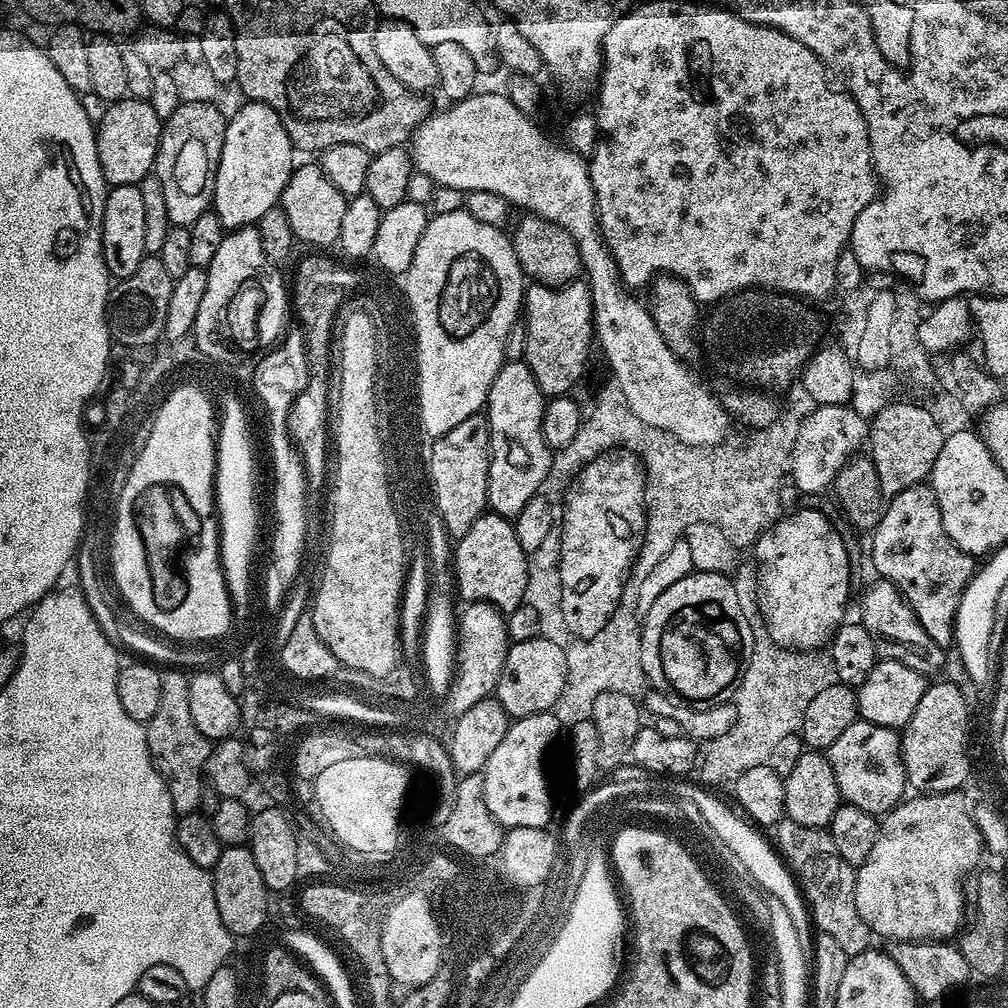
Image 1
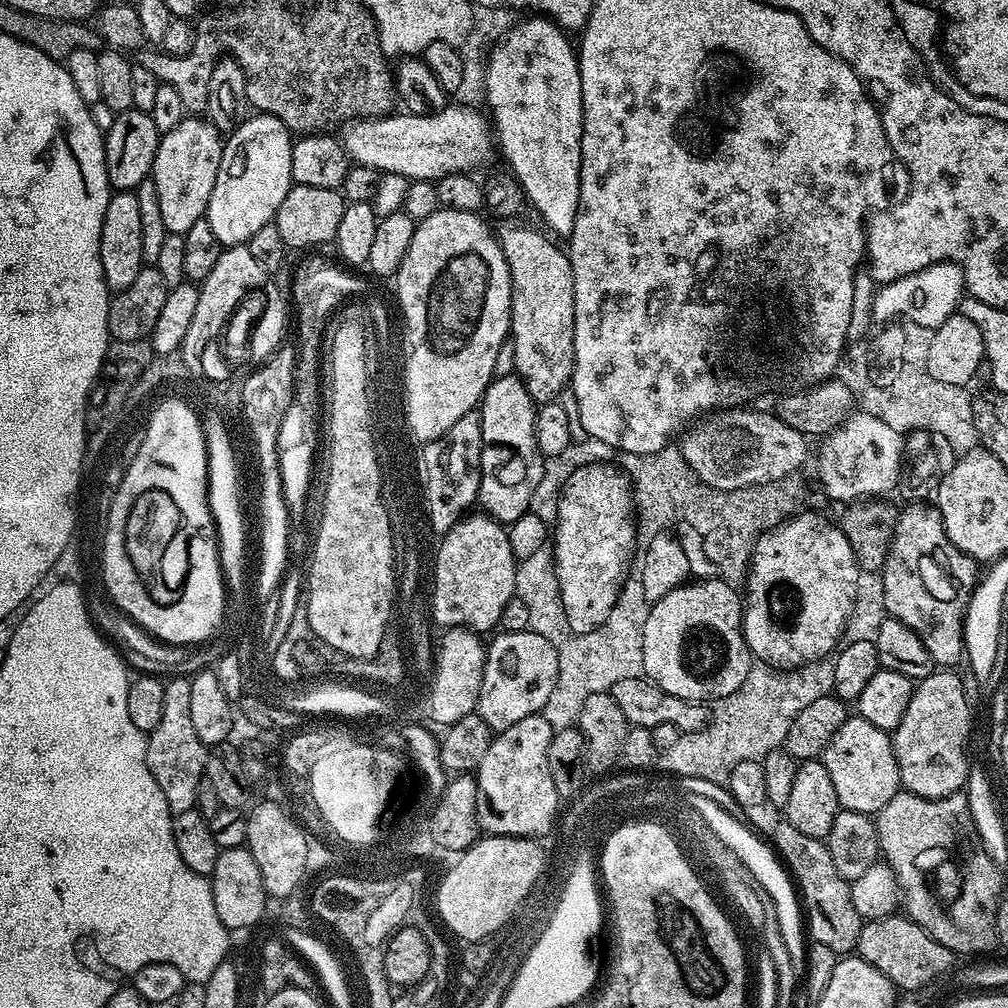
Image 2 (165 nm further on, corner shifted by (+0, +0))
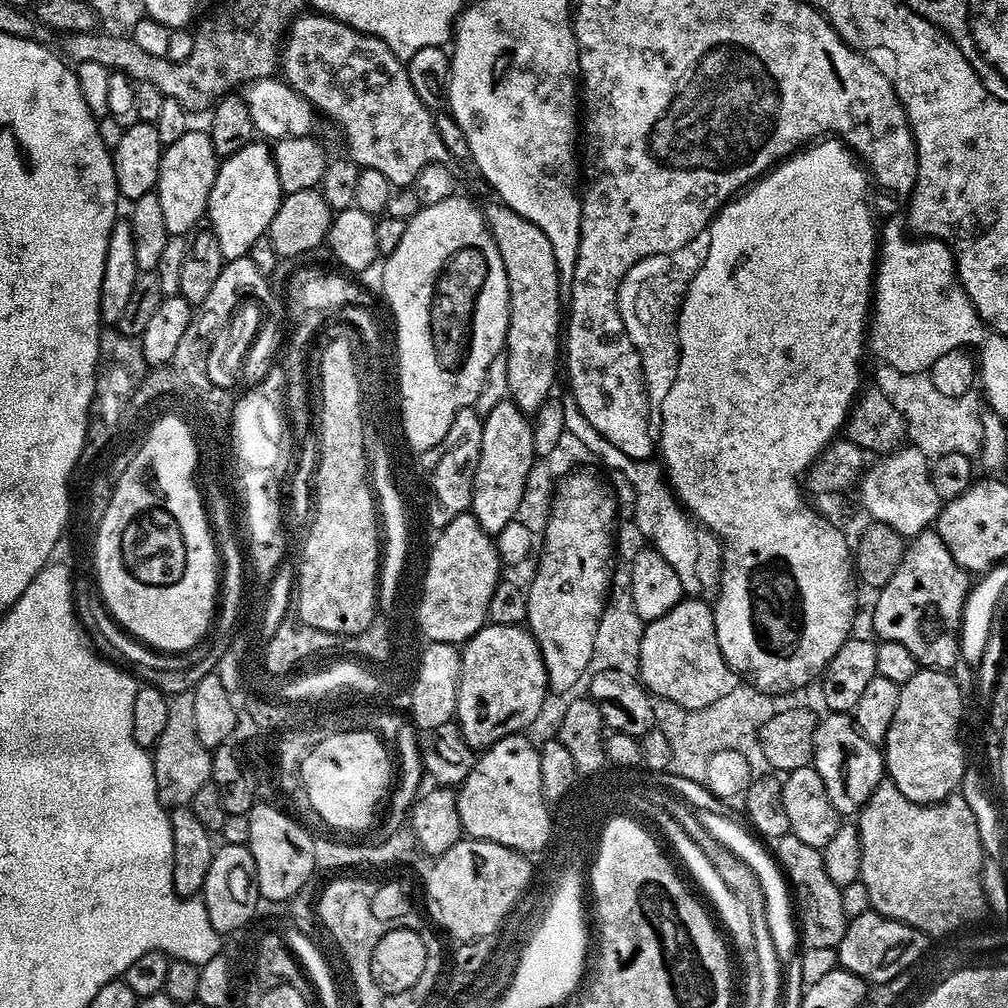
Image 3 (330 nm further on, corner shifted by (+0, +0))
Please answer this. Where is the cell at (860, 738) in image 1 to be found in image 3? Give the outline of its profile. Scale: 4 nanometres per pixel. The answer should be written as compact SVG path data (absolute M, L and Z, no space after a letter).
M828 712L816 725L812 764L830 794L830 802L841 817L859 813L885 779L884 753L856 729L856 721L843 712Z

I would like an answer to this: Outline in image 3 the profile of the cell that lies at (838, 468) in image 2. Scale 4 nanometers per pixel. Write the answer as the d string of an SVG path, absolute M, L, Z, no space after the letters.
M901 446L894 452L881 455L877 460L880 461L873 468L871 465L865 471L858 485L859 503L863 504L864 509L872 515L873 521L890 526L900 536L911 538L920 535L921 532L929 531L940 517L942 507L942 502L938 498L938 490L934 488L932 481L930 458L914 446Z

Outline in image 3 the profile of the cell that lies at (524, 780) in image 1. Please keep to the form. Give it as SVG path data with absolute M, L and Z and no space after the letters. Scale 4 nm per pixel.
M527 735L507 736L479 753L470 774L459 785L456 805L460 815L460 827L465 837L473 840L489 840L502 846L523 852L526 848L538 848L547 835L548 820L540 804L540 749Z

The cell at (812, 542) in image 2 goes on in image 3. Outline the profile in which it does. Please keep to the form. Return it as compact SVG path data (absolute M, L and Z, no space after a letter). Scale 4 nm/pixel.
M821 139L787 157L771 172L760 177L752 196L744 196L740 204L730 200L732 208L728 208L724 216L719 216L716 228L712 228L712 256L708 256L708 264L704 264L704 272L700 272L700 280L696 280L696 288L692 288L688 304L684 304L684 324L680 328L680 336L684 336L684 364L680 364L680 380L676 380L672 396L668 396L668 404L664 404L662 468L675 499L723 543L724 560L718 587L720 601L715 601L712 614L718 646L733 672L759 692L783 694L813 683L823 673L830 658L834 658L834 654L838 654L841 646L851 637L857 590L854 583L854 552L842 530L821 516L815 507L807 508L796 500L784 500L780 492L773 494L773 504L767 504L760 496L754 497L751 504L744 492L724 492L720 496L720 476L773 476L776 480L784 480L787 476L803 477L843 429L862 388L860 359L864 352L866 356L866 333L870 328L874 277L878 271L878 220L876 224L872 208L868 205L868 184L869 173L852 149L839 139Z

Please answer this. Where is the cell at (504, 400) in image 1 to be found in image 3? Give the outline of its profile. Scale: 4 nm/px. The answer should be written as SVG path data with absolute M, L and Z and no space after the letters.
M506 399L488 416L483 417L482 454L478 458L478 470L474 474L471 514L490 534L516 519L516 511L523 498L523 488L531 472L536 451L532 441L532 425L529 417L518 410L518 406Z

